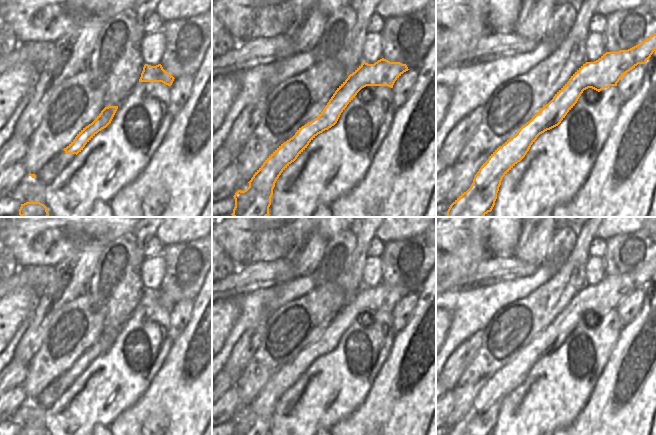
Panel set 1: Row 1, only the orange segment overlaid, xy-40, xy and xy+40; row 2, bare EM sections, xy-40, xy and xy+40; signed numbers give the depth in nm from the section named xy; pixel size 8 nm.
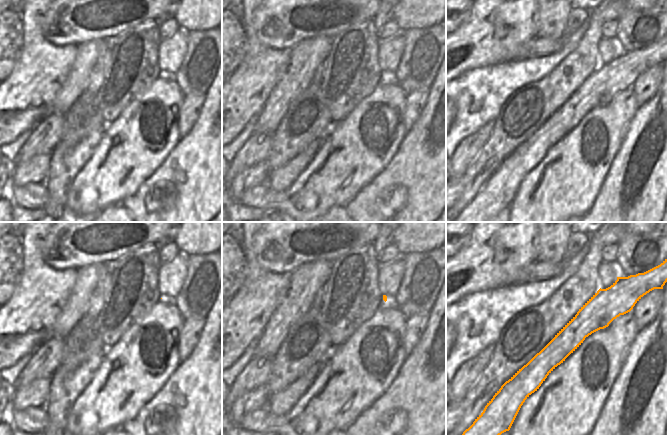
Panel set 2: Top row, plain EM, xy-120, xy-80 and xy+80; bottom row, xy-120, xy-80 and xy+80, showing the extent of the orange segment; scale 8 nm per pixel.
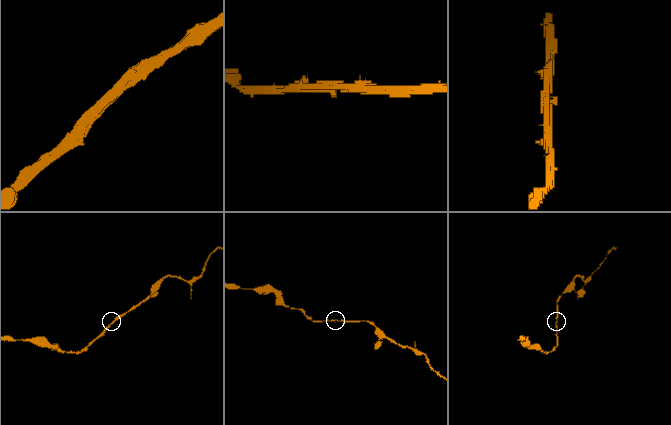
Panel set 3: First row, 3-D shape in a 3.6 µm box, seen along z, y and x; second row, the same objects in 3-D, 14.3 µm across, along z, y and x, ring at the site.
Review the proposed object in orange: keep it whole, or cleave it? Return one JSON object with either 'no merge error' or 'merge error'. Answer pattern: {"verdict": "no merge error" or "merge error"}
{"verdict": "no merge error"}

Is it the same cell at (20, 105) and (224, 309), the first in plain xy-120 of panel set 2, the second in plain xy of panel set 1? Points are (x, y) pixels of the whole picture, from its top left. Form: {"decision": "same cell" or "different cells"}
{"decision": "same cell"}

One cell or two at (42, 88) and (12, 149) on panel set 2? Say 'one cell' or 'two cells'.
two cells

